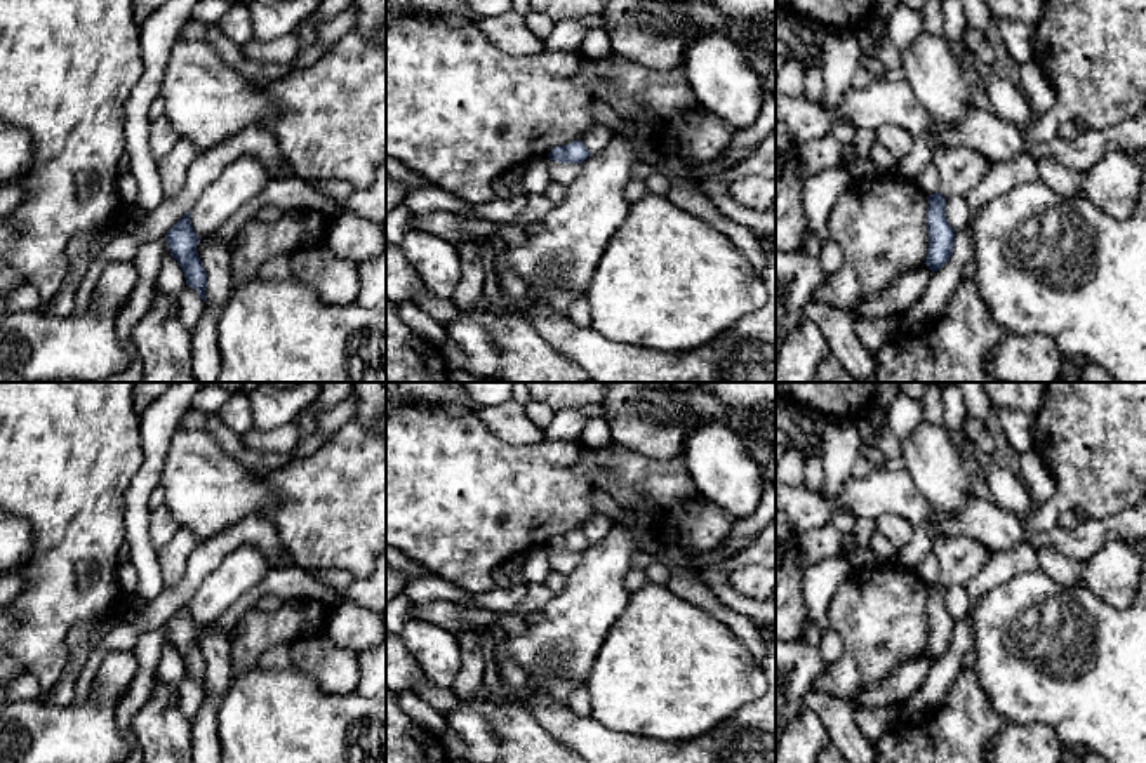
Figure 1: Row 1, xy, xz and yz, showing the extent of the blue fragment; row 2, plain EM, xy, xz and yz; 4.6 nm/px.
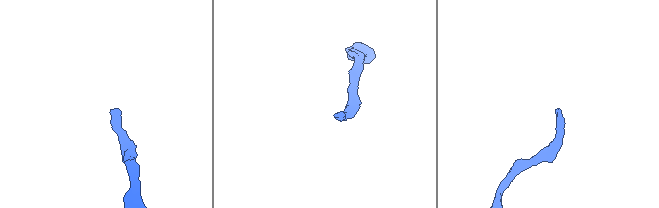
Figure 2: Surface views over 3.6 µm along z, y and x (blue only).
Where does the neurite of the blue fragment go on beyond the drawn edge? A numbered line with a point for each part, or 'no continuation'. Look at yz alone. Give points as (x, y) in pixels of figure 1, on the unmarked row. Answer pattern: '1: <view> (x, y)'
1: yz (960, 558)

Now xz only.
no continuation

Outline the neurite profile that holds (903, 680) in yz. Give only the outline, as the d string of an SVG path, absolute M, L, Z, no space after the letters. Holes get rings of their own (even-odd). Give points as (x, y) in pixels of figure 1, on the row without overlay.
M925 654L901 662L887 674L883 681L876 683L873 688L861 690L854 697L856 707L897 709L925 681L930 666L932 660Z

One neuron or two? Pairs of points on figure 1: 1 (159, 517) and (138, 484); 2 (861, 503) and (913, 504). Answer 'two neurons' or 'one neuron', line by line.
1: two neurons
2: one neuron

